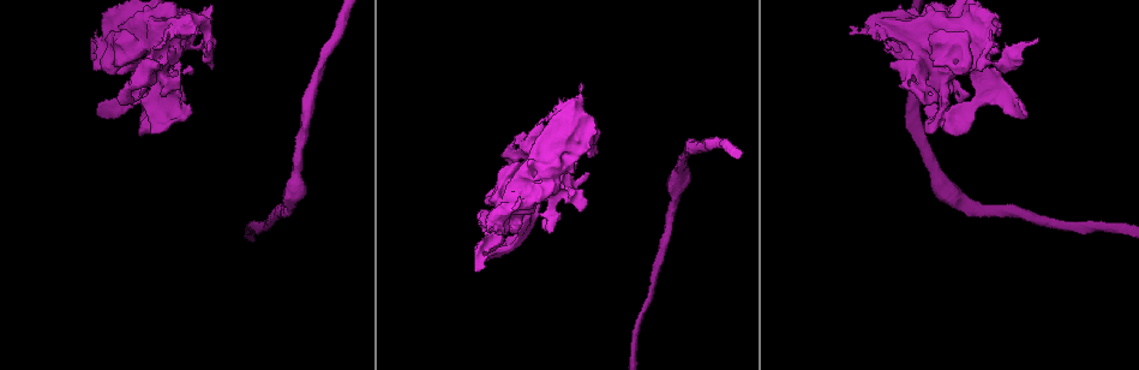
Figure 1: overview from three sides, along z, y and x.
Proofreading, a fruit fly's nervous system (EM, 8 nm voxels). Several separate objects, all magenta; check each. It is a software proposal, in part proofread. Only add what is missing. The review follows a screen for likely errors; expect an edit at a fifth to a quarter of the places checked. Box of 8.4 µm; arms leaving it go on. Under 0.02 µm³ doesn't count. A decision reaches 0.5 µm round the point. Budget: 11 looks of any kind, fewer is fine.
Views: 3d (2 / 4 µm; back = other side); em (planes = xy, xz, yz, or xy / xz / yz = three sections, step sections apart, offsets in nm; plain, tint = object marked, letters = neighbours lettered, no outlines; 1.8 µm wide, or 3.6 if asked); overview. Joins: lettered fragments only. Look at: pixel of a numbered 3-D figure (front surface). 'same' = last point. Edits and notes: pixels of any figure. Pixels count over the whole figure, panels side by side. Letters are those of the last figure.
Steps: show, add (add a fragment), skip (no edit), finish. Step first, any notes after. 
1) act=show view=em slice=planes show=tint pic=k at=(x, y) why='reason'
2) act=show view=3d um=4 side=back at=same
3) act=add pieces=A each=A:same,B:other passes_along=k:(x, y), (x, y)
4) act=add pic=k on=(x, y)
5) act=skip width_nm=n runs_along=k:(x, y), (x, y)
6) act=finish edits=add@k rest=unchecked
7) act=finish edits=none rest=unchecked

act=show view=em slice=planes show=tint pic=1 at=(579, 208) why='an open end'

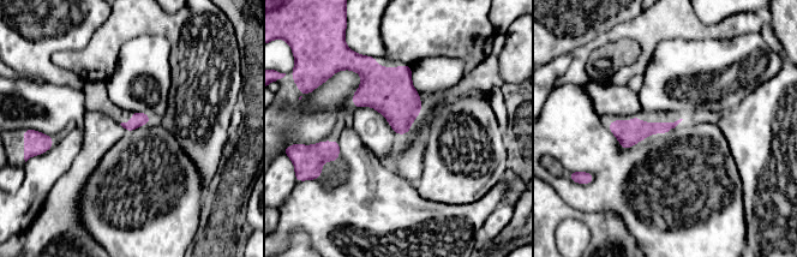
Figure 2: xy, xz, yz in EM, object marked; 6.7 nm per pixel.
act=show view=em slice=planes show=letters at=same why='see the neighbours'

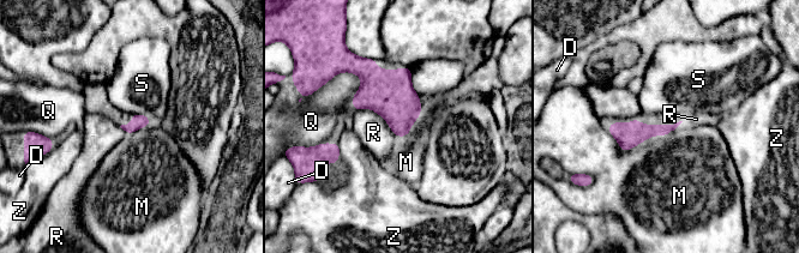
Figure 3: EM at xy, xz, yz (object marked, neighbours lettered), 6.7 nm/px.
act=skip each=D:other,M:other,Q:other,R:other,S:other,Z:other border=3:(683, 121), (624, 151), (606, 130) found='no lettered fragment goes on from it'

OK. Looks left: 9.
act=show view=3d um=4 pic=1 at=(195, 34) why='an open end'

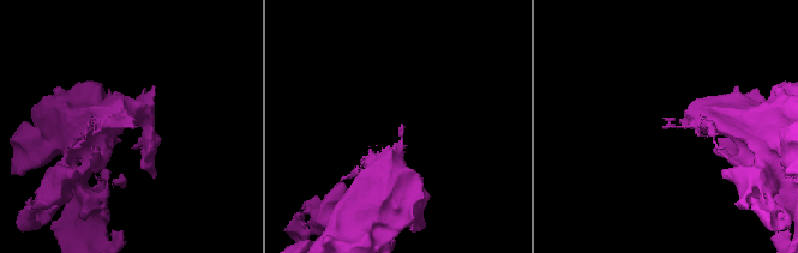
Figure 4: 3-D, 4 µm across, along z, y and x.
act=show view=em slice=planes show=letters pic=4 at=(133, 126) why='need the tissue'

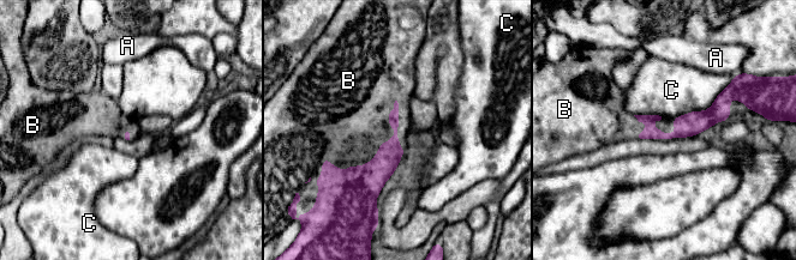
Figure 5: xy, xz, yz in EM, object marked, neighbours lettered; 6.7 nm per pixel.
act=add pieces=B each=A:other,B:same,C:other found='the neuron continues'

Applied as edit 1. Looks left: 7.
act=show view=overview

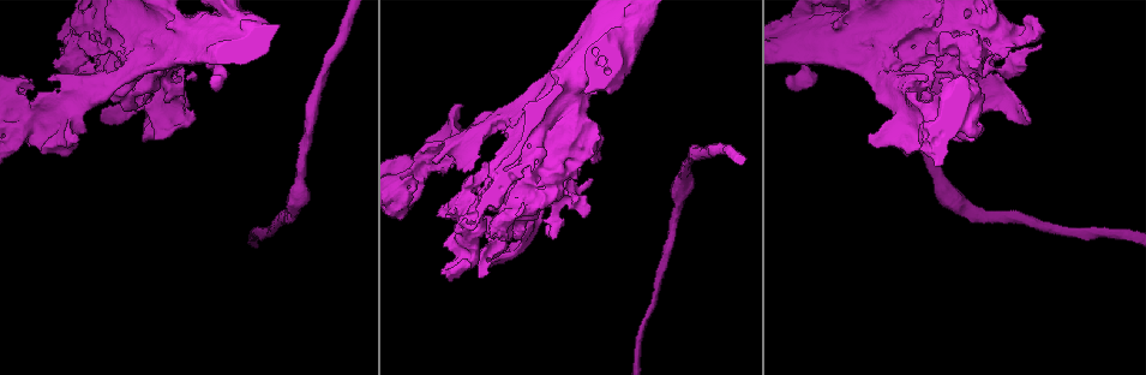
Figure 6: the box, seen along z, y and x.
act=show view=em slice=planes show=plain pic=6 at=(168, 105) why='closes a loop'

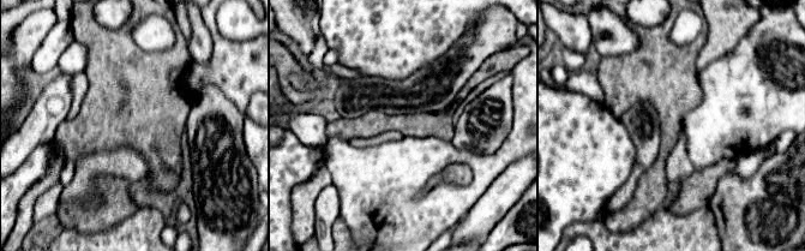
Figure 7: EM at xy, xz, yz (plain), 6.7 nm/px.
act=show view=em slice=planes show=tint at=same why='with the object marked'

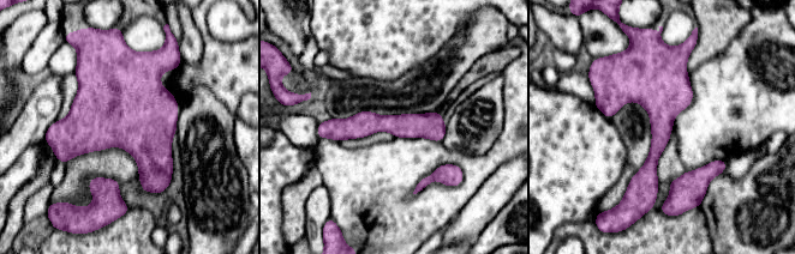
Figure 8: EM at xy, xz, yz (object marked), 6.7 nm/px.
act=show view=em slice=planes show=letters at=same why='what lies round it'

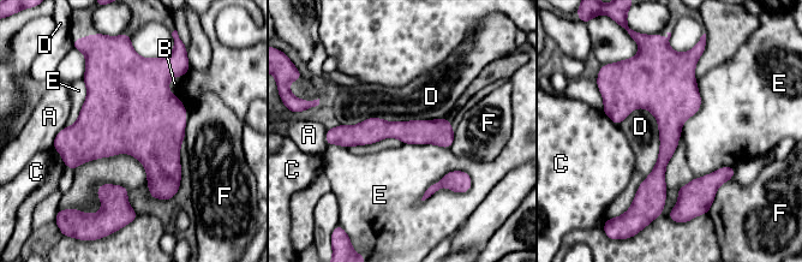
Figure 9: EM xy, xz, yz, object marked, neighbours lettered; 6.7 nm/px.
act=skip each=A:other,B:other,C:other,D:other,E:other,F:other runs_along=9:(450, 132), (371, 130), (330, 140) found='none of them fits'

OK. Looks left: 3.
act=show view=em slice=planes show=letters pic=6 at=(100, 119) why='branch stops here'

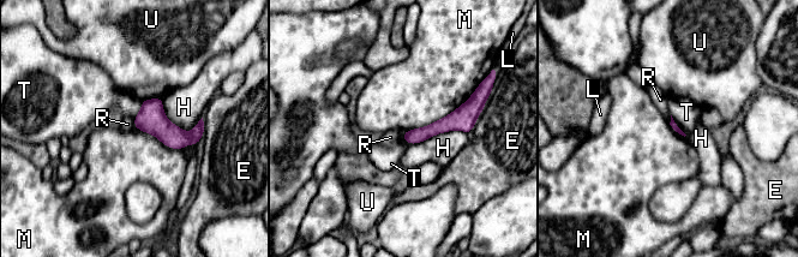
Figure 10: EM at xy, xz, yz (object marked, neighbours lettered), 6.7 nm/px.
act=skip each=E:other,H:other,L:other,M:other,R:other,T:other,U:other runs_along=10:(470, 105), (448, 124), (406, 136) found='no lettered fragment goes on from it'

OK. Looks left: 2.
act=finish edits=add@5 rest=unchecked

